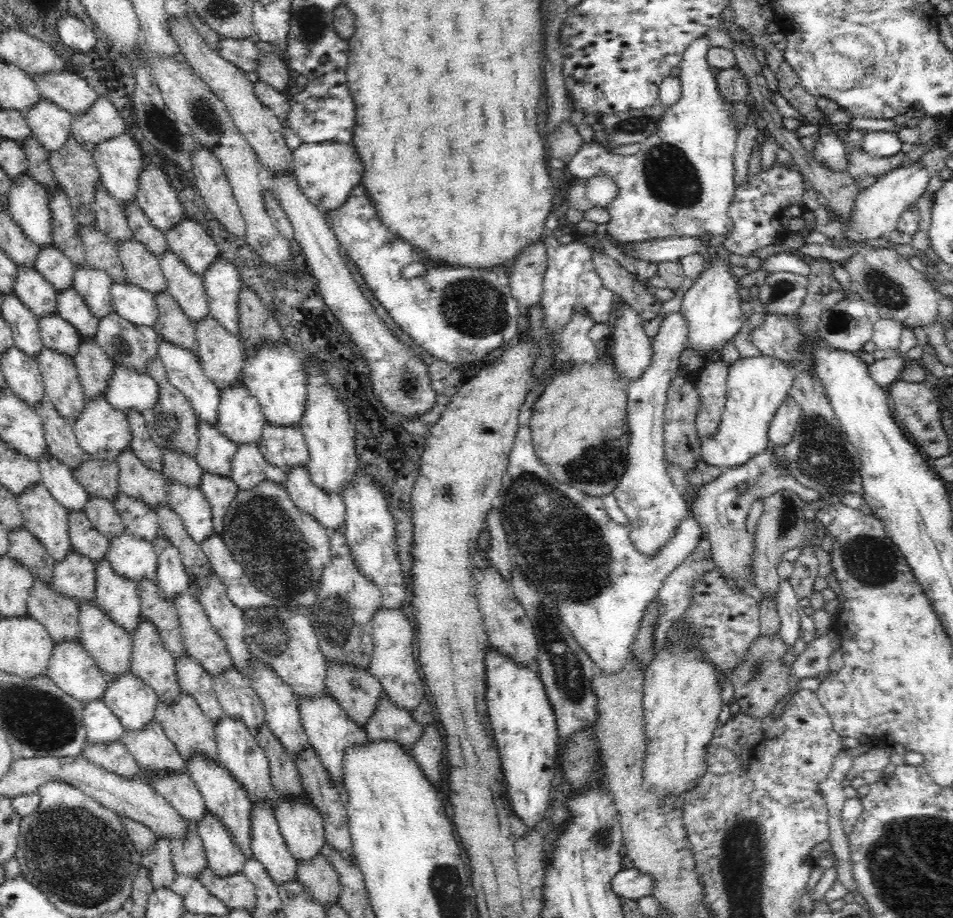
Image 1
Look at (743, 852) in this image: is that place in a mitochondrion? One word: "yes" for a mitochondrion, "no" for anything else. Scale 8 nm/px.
yes

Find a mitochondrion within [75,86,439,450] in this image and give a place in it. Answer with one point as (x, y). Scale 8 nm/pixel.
(161, 127)

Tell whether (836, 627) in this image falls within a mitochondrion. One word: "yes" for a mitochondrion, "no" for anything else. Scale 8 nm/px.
no

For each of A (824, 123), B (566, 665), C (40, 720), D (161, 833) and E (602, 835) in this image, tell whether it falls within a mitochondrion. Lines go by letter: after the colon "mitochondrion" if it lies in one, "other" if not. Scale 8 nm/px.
A: other
B: mitochondrion
C: mitochondrion
D: other
E: mitochondrion

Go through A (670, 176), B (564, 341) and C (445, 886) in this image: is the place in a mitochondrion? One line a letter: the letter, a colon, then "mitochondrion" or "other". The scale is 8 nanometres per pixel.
A: mitochondrion
B: other
C: mitochondrion

